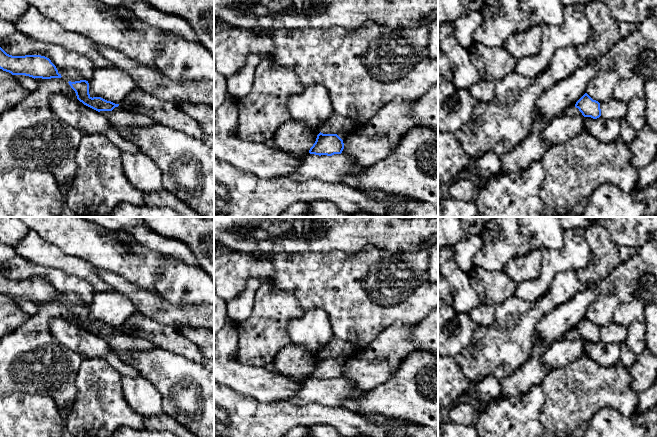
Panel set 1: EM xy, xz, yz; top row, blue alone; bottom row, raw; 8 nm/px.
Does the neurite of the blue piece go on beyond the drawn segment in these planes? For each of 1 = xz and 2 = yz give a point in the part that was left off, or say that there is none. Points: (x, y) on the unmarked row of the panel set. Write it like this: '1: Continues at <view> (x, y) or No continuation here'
1: Continues at xz (343, 351)
2: Continues at yz (572, 334)

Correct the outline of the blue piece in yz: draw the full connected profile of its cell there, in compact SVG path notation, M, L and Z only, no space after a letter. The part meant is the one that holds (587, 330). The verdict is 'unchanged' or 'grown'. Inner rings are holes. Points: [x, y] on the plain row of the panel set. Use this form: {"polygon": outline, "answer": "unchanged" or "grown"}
{"polygon": "M585 317L575 328L568 331L563 339L591 341L597 343L601 340L600 327Z", "answer": "grown"}

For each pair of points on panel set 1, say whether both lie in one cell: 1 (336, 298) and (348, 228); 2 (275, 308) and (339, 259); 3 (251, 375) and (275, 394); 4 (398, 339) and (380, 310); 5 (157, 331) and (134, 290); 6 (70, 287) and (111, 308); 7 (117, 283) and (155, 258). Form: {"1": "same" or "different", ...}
{"1": "different", "2": "different", "3": "same", "4": "different", "5": "different", "6": "different", "7": "different"}

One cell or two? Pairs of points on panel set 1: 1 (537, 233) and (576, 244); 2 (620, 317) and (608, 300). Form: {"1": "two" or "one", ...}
{"1": "two", "2": "two"}

